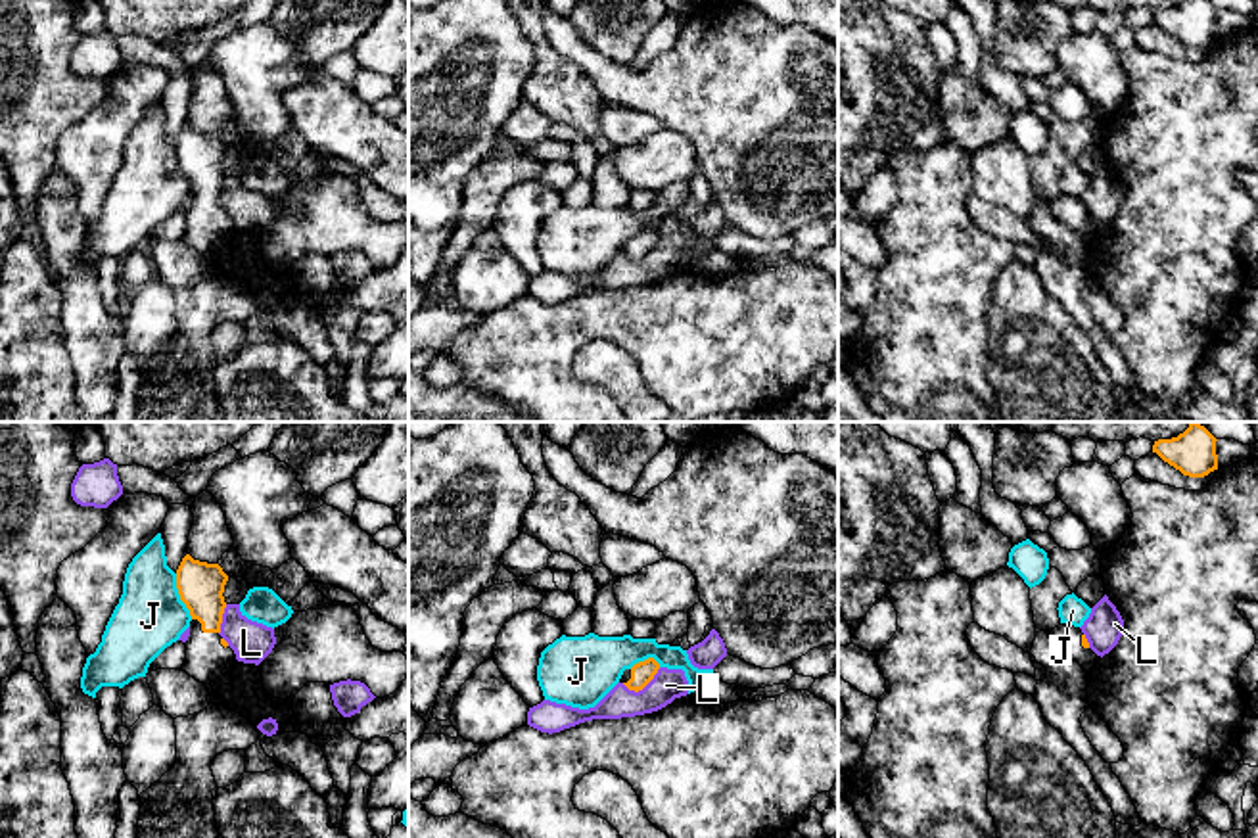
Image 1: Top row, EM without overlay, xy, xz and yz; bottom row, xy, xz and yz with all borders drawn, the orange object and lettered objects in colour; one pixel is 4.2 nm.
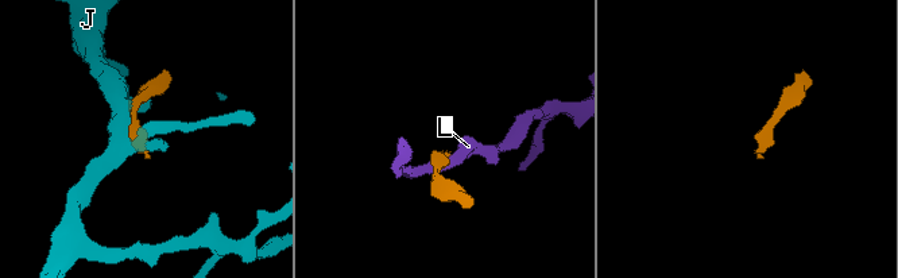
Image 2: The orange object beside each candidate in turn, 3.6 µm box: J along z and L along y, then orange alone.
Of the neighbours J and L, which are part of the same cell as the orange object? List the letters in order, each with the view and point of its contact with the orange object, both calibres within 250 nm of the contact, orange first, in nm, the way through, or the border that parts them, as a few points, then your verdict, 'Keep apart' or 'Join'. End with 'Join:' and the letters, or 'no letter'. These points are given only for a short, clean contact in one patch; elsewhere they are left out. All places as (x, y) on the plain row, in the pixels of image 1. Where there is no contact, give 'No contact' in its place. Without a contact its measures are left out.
J: Touches orange at xy (181, 167). Thickness 190 nm (orange) against 300 nm. Keep apart
L: Touches orange at xz (641, 259). Thickness 100 nm (orange) against 130 nm. Boundary: xz (660, 238), (637, 261), (629, 261), (622, 254). Keep apart
Join: no letter

